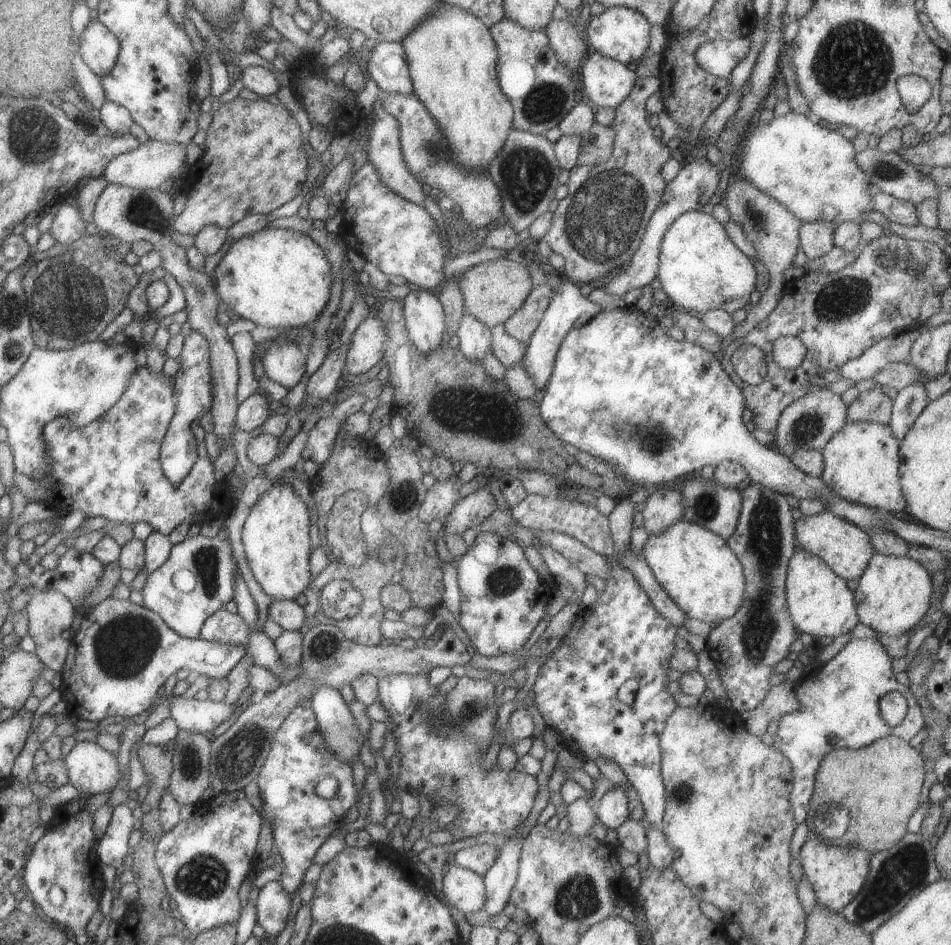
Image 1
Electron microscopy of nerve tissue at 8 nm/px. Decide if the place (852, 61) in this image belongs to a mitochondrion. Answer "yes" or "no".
yes

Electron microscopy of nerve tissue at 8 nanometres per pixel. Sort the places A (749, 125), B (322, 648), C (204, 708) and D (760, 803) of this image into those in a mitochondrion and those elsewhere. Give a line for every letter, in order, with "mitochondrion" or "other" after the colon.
A: other
B: mitochondrion
C: other
D: other

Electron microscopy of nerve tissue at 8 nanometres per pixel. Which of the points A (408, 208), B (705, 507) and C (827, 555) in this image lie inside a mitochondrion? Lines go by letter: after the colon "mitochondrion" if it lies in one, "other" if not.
A: other
B: mitochondrion
C: other

